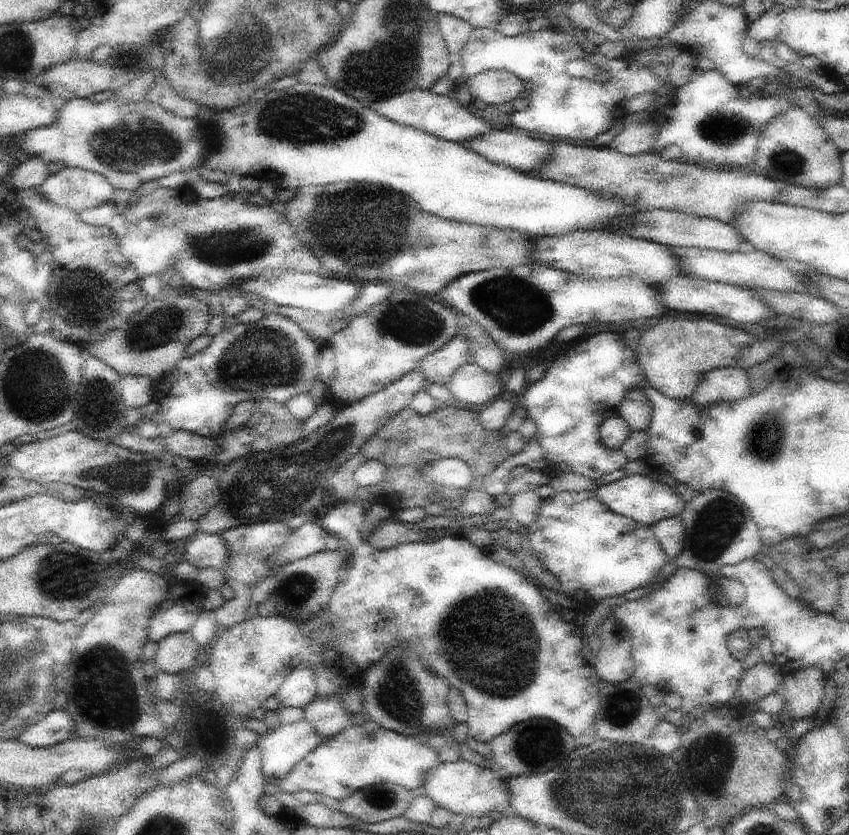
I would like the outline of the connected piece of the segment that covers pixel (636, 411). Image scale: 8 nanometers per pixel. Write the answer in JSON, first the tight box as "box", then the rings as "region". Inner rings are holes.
{"box":[619,389,653,430],"region":[[[644,389],[629,390],[619,406],[619,415],[630,425],[631,430],[647,430],[653,408]]]}

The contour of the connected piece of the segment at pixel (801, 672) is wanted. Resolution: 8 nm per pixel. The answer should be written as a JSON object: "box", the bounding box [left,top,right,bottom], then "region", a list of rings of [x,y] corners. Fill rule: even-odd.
{"box":[783,665,826,719],"region":[[[816,665],[783,672],[785,700],[795,719],[816,718],[824,696],[826,674]]]}

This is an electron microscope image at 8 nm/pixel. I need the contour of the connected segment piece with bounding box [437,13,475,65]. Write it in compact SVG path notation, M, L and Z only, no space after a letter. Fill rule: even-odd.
M444 13L437 14L437 23L445 38L449 50L449 59L453 65L461 58L462 49L475 27L457 16Z

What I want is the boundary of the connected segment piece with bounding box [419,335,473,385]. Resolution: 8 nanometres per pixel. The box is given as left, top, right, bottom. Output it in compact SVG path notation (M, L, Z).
M456 335L446 346L429 354L419 366L426 383L445 385L452 373L463 364L470 362L473 352L465 336Z

